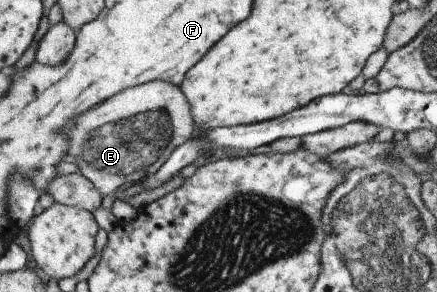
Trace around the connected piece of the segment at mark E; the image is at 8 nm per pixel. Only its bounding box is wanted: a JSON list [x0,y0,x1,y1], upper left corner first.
[62,80,194,198]

